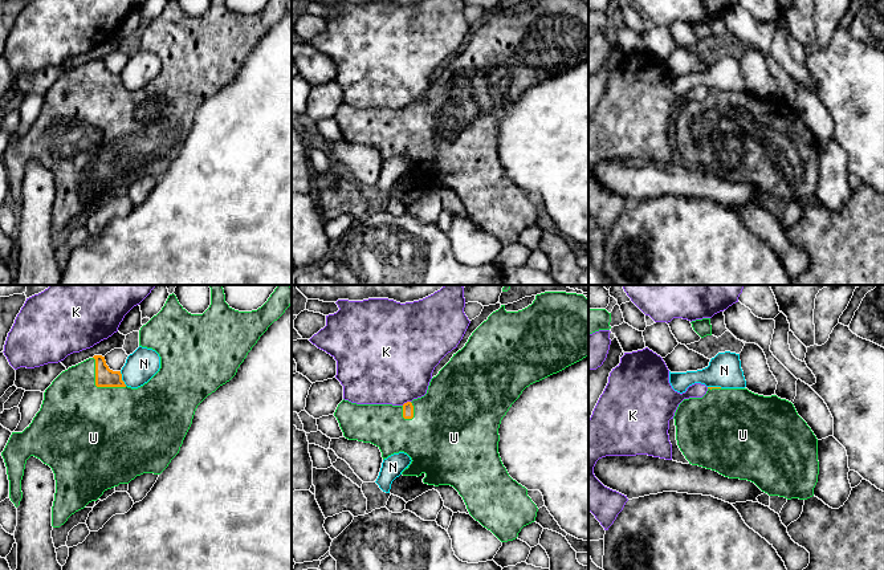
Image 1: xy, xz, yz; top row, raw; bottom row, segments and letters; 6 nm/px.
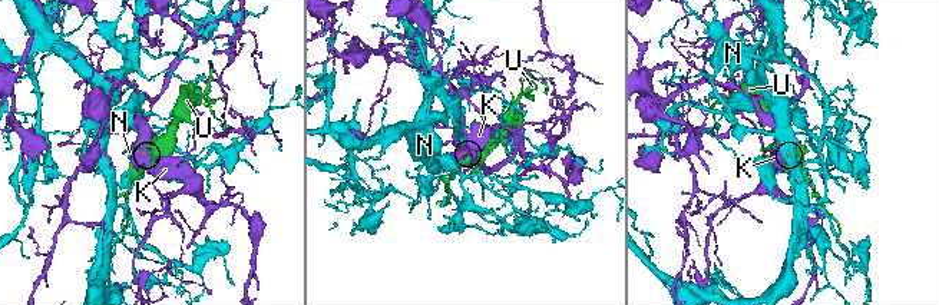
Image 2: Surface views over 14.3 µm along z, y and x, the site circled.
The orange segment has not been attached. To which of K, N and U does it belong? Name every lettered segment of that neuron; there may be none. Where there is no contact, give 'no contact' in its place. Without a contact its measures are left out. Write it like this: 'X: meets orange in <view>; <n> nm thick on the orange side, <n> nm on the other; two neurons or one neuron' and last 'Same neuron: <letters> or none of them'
K: meets orange in xz; 60 nm thick on the orange side, 500 nm on the other; two neurons
N: meets orange in xy; 120 nm thick on the orange side, 190 nm on the other; two neurons
U: meets orange in xy; 120 nm thick on the orange side, 500 nm on the other; one neuron
Same neuron: U

